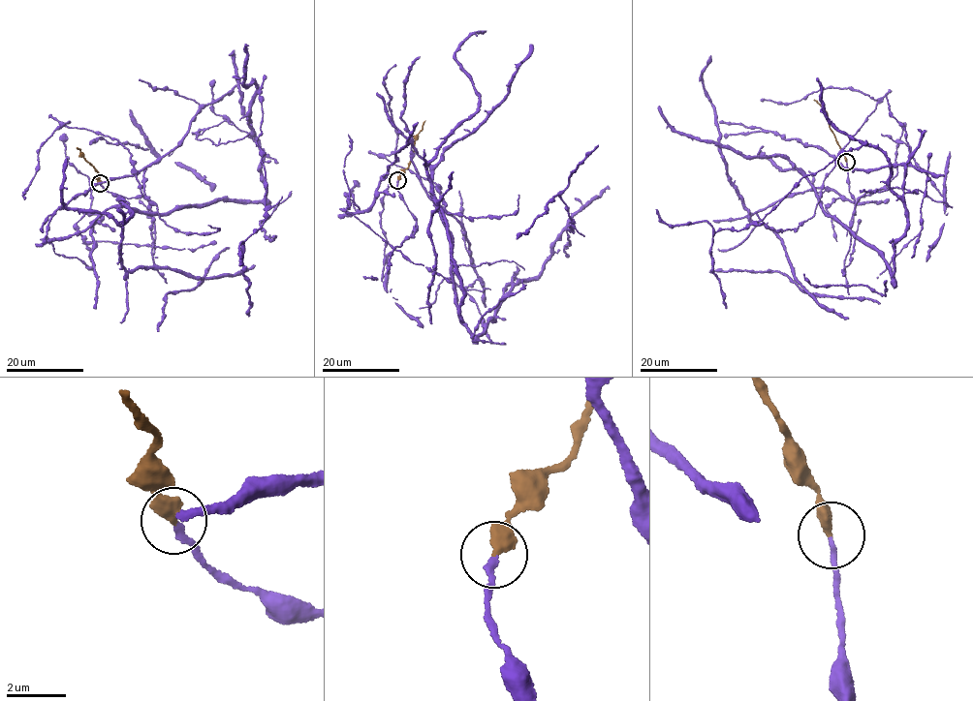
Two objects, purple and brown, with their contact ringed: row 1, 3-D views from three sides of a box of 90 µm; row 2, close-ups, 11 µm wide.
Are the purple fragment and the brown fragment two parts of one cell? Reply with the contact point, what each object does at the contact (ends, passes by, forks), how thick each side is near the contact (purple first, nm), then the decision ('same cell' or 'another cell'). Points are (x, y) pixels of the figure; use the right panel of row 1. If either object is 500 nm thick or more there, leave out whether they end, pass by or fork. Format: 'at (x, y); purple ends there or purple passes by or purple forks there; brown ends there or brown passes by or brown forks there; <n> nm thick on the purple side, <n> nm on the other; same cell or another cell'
at (846, 162); purple ends there; brown ends there; 180 nm thick on the purple side, 440 nm on the other; same cell

